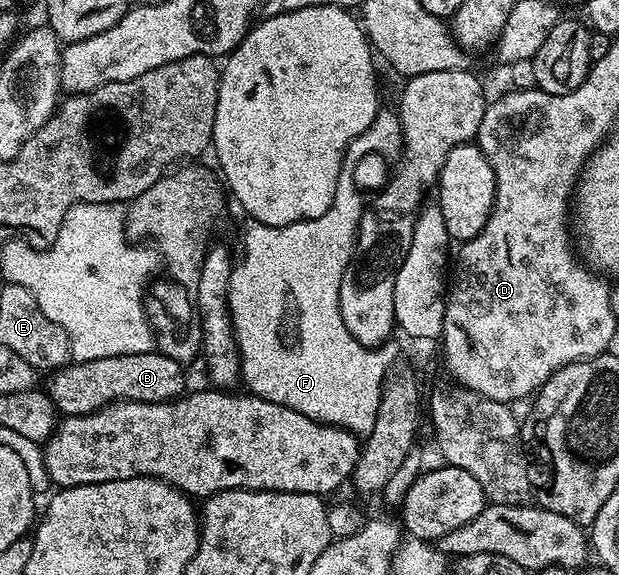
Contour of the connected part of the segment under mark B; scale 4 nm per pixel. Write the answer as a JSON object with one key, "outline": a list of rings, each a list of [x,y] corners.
{"outline":[[[151,350],[140,354],[124,354],[112,358],[74,360],[57,369],[48,385],[52,402],[63,417],[83,416],[98,412],[119,400],[164,404],[177,400],[187,391],[184,366],[179,360],[168,358],[162,352]]]}

